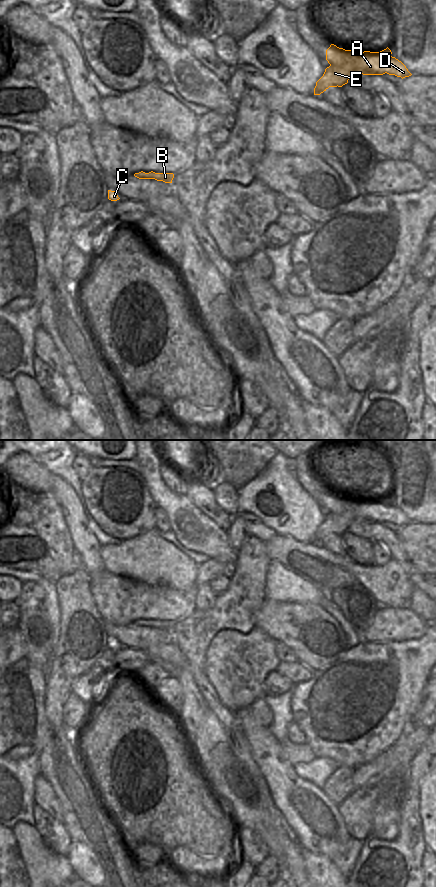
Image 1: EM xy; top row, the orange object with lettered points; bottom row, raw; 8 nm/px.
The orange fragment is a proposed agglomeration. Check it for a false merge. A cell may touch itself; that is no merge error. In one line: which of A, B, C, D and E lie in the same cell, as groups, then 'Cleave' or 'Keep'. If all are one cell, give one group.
Groups: A D E / B C. Cleave.

